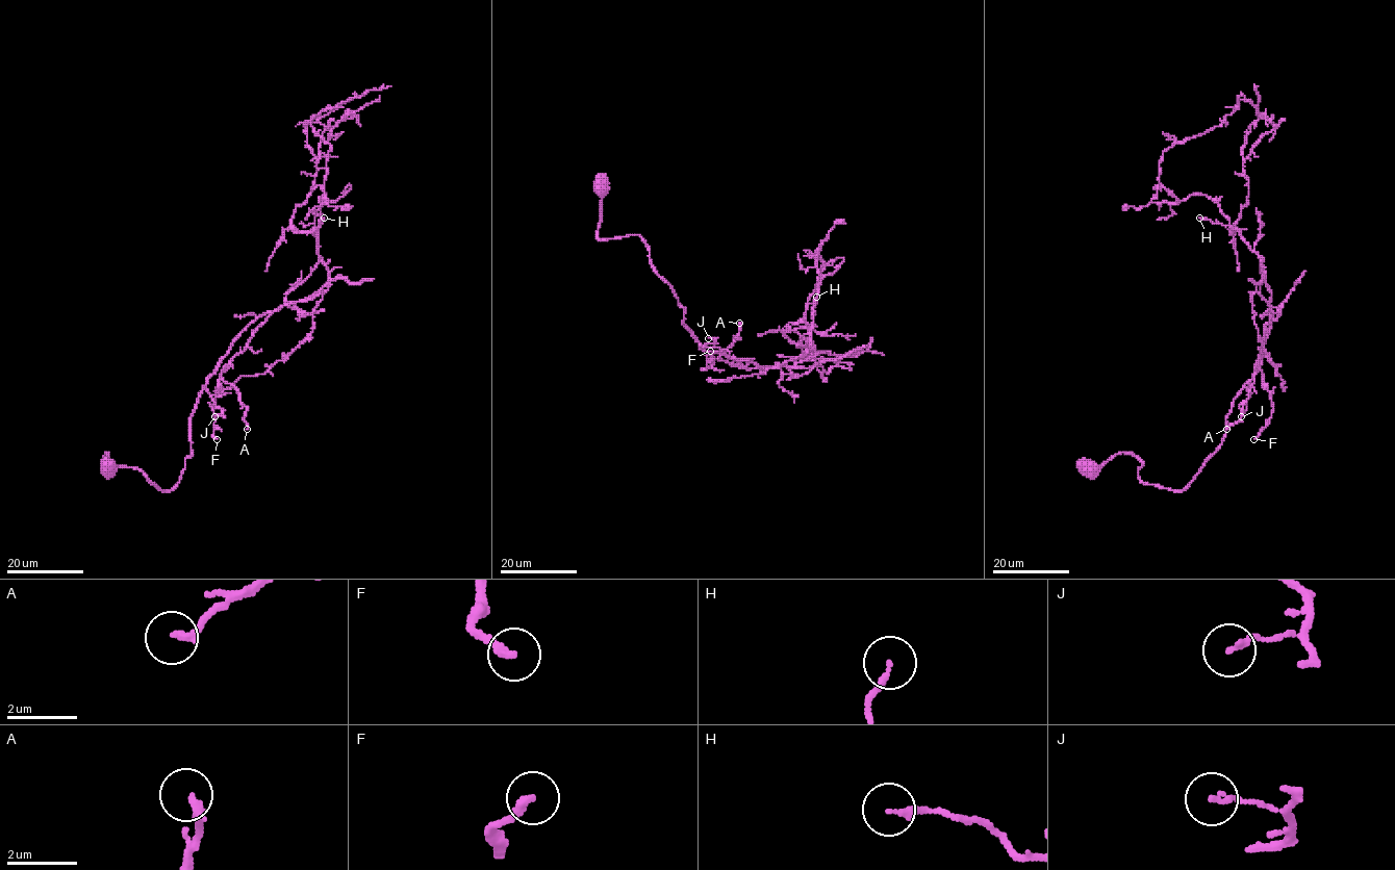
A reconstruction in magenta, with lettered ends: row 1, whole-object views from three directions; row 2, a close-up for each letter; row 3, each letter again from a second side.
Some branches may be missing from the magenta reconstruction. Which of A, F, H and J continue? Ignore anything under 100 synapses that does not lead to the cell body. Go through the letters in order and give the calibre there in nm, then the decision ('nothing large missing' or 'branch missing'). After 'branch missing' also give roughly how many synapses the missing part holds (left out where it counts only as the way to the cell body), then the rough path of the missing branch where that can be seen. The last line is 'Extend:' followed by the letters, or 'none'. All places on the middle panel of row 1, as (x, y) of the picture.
A: calibre 240 nm; nothing large missing
F: calibre 220 nm; nothing large missing
H: calibre 180 nm; nothing large missing
J: calibre 130 nm; nothing large missing
Extend: none

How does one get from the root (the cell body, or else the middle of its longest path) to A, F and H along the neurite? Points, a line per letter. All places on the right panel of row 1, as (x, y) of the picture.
A: (1087, 465), (1130, 453), (1145, 484), (1183, 490), (1221, 443), (1272, 312), (1242, 415), (1226, 429)
F: (1087, 465), (1130, 453), (1145, 484), (1183, 490), (1221, 443), (1272, 312), (1258, 366), (1273, 412), (1253, 439)
H: (1087, 465), (1130, 453), (1145, 484), (1183, 490), (1258, 370), (1272, 313), (1263, 259), (1237, 229), (1199, 218)

